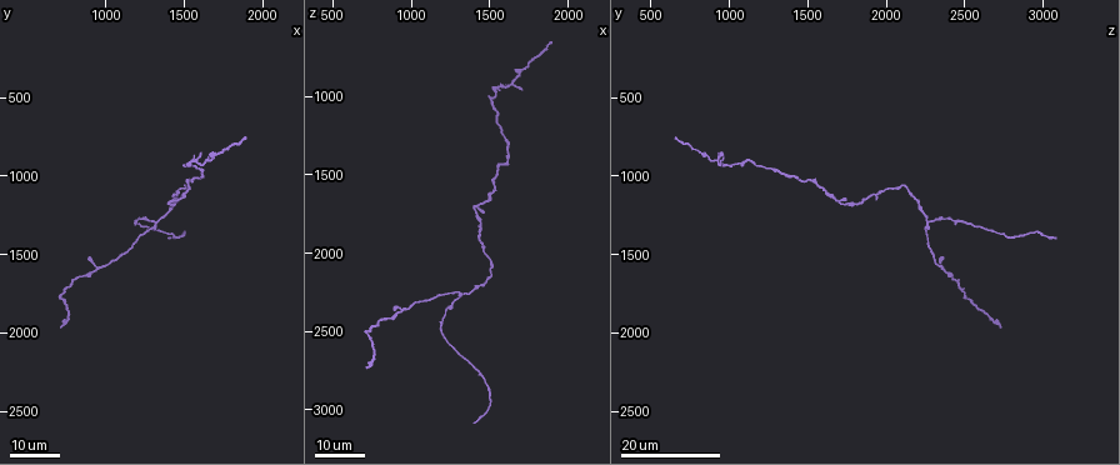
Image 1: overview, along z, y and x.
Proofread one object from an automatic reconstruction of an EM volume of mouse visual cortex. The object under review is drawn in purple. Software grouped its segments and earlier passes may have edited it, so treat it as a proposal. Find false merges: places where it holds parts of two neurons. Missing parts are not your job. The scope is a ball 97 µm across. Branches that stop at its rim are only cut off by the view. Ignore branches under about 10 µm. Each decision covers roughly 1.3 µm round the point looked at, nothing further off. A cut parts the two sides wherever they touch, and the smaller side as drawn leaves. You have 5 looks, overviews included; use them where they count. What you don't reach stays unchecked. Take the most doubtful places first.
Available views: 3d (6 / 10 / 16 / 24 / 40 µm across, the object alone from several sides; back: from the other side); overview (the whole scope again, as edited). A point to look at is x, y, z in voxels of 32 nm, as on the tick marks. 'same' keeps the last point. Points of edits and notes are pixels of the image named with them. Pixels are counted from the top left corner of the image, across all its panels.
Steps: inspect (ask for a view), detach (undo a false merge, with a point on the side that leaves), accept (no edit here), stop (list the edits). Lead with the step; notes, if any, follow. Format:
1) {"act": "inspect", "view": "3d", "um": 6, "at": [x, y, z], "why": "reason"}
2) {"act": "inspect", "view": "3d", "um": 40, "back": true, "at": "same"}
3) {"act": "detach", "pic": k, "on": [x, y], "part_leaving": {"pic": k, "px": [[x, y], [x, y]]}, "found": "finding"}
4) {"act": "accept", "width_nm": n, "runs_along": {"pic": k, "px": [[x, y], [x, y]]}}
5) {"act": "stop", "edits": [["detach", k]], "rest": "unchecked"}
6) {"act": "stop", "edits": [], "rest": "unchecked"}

{"act": "inspect", "view": "3d", "um": 16, "at": [1300, 1300, 2260], "why": "three arms meet"}

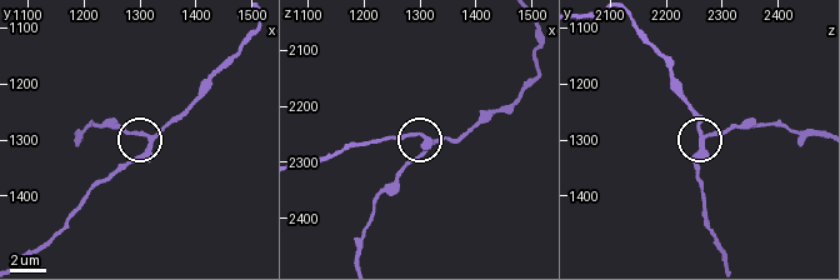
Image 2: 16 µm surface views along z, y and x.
{"act": "inspect", "view": "3d", "um": 10, "at": [1320, 1300, 2265], "why": "closer look"}

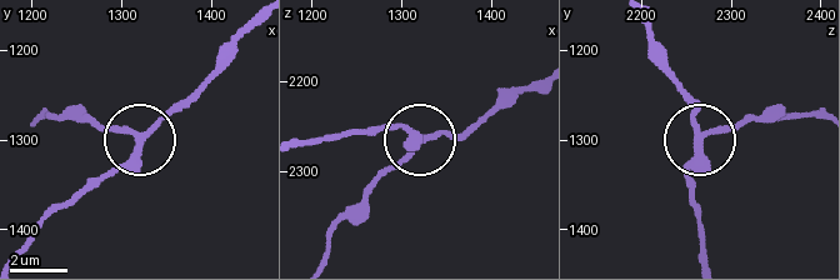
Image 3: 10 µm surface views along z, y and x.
{"act": "accept", "width_nm": 230, "found": "one neuron here"}

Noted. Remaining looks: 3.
{"act": "inspect", "view": "3d", "um": 24, "at": [1580, 900, 940], "why": "four-way junction"}

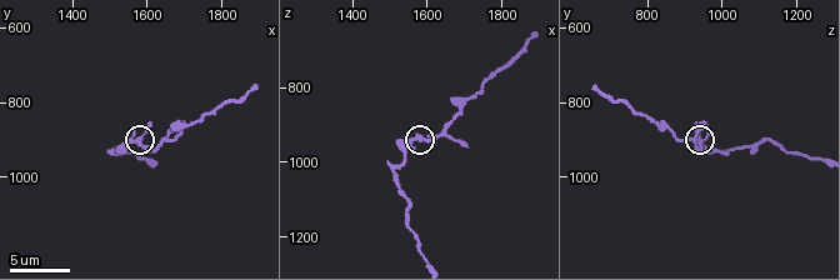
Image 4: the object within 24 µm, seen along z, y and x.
{"act": "inspect", "view": "3d", "um": 10, "at": [1580, 910, 930], "why": "closer look"}

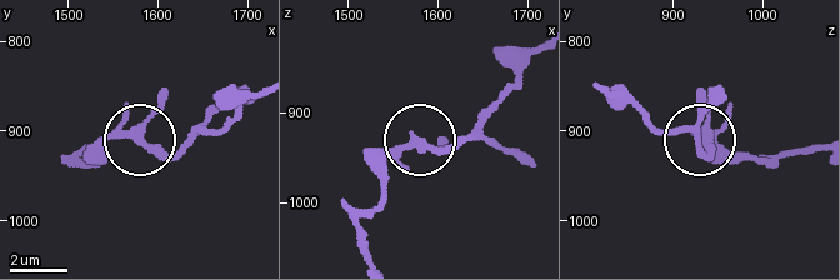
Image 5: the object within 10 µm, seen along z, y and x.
{"act": "accept", "width_nm": 260, "runs_along": {"pic": 5, "px": [[814, 150], [735, 158], [706, 136], [706, 155], [700, 145]]}, "found": "continuous, no second neuron"}

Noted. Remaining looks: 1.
{"act": "stop", "edits": [], "rest": "unchecked"}

